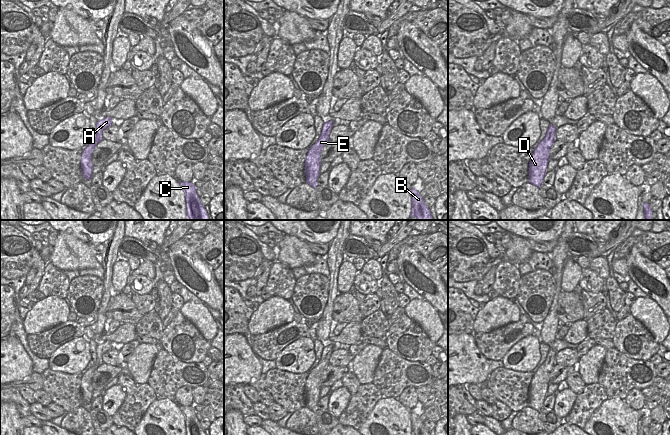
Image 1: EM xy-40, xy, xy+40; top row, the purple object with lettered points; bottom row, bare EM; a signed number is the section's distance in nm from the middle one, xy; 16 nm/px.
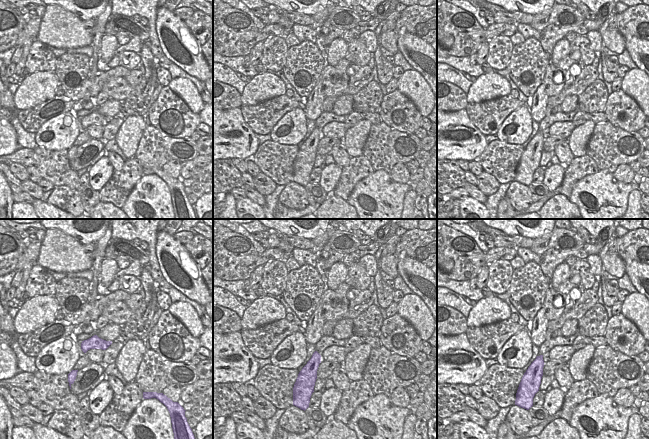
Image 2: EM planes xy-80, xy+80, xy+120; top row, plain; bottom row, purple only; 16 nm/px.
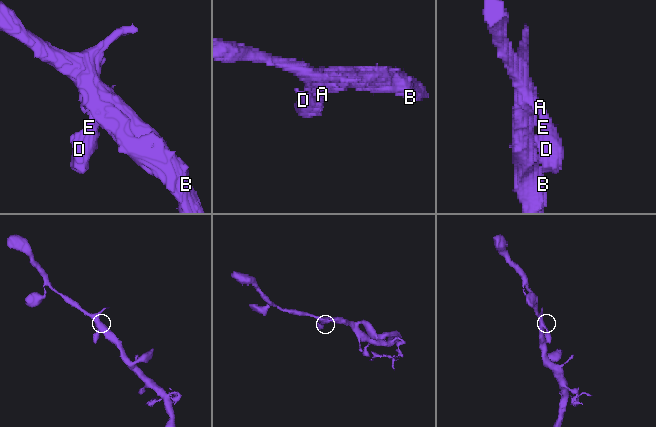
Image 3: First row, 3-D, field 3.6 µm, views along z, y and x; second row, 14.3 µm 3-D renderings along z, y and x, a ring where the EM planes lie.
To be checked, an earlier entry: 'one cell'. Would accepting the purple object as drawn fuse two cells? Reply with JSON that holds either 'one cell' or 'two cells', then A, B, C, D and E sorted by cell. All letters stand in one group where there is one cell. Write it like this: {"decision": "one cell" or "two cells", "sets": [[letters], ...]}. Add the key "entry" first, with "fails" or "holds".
{"entry": "holds", "decision": "one cell", "sets": [["A", "B", "C", "D", "E"]]}

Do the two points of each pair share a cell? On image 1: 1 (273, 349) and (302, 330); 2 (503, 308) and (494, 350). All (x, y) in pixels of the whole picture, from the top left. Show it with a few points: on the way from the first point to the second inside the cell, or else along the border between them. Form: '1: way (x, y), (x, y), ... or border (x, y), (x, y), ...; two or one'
1: way (275, 340), (283, 330), (293, 326); one
2: border (518, 320), (487, 332), (476, 333); two

